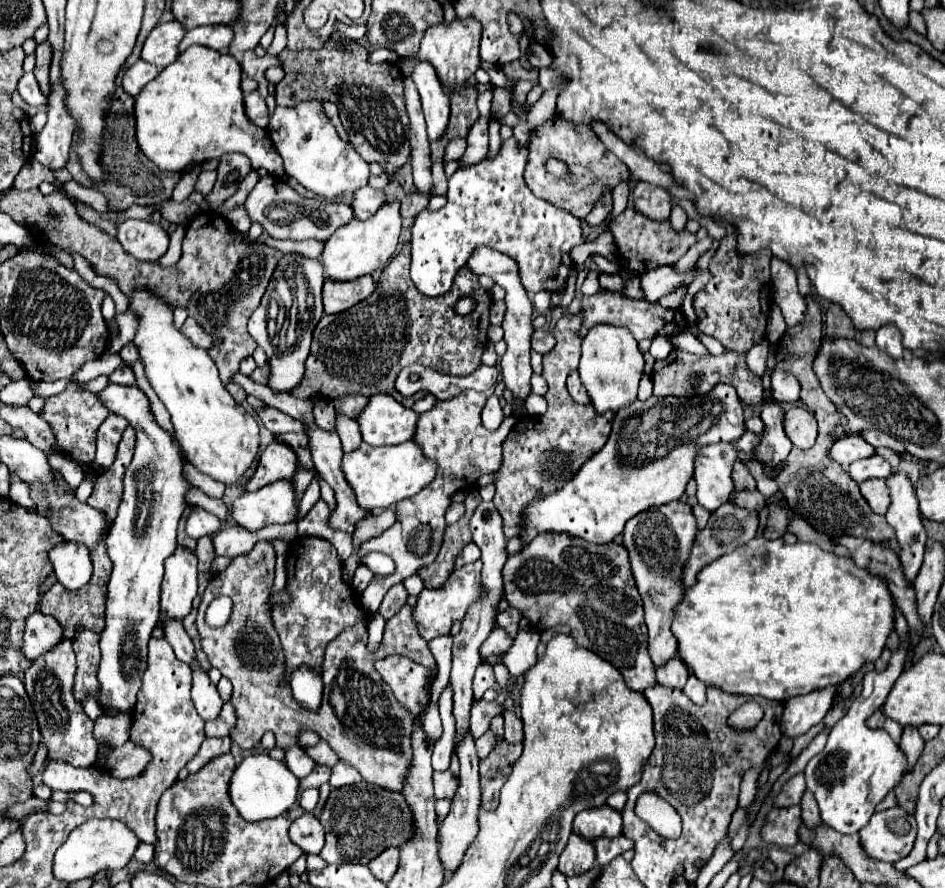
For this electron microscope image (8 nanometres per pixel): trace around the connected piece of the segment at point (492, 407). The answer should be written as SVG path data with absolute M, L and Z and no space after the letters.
M490 396L488 398L488 402L486 402L486 406L484 406L484 410L482 410L482 422L484 422L484 426L488 428L488 430L496 430L498 426L500 426L500 422L502 422L502 406L500 406L500 402L496 400L496 396Z

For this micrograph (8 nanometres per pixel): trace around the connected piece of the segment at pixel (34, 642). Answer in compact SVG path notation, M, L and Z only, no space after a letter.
M34 612L26 618L26 632L24 632L24 656L26 658L40 658L46 650L52 650L62 642L62 626L56 618L44 616L42 612Z

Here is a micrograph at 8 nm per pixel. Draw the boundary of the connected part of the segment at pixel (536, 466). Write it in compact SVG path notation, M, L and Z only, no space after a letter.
M564 314L558 320L552 330L556 346L544 354L542 376L548 382L548 410L544 416L522 416L502 444L502 466L494 472L494 506L502 514L506 540L518 536L518 522L522 522L522 508L526 502L532 502L538 494L554 494L554 490L558 490L562 482L574 478L574 472L578 472L608 440L614 412L598 416L592 404L576 404L566 390L566 378L580 360L580 328L582 314Z

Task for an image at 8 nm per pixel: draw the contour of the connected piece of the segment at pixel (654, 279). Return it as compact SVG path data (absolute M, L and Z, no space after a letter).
M660 266L660 268L654 268L654 270L648 270L646 274L642 274L642 294L644 294L644 300L660 300L662 296L674 292L676 288L680 288L682 284L690 284L692 282L692 276L694 272L690 274L676 274L672 270L672 266Z

